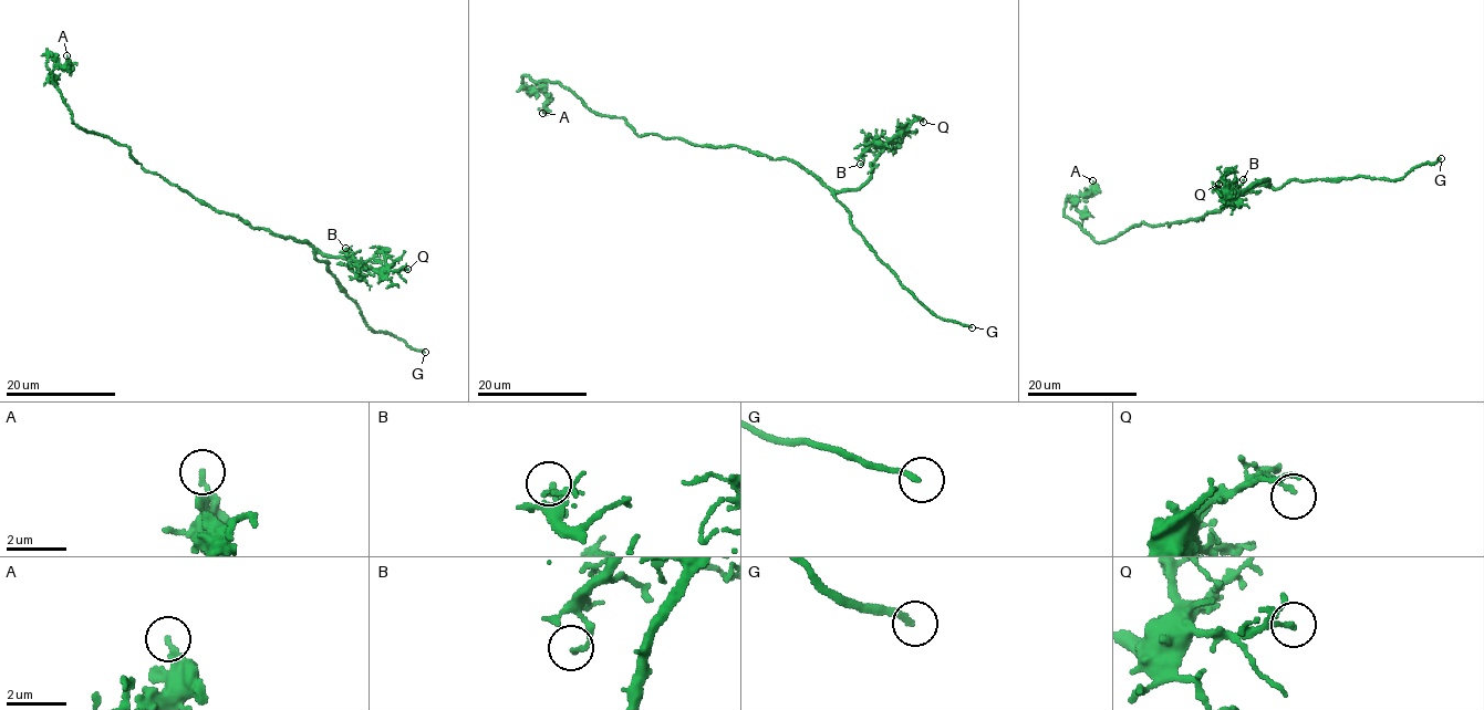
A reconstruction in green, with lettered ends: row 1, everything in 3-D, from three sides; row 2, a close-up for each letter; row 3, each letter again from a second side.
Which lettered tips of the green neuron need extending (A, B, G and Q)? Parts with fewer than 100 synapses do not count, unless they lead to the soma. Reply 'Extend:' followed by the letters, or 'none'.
Extend: G

